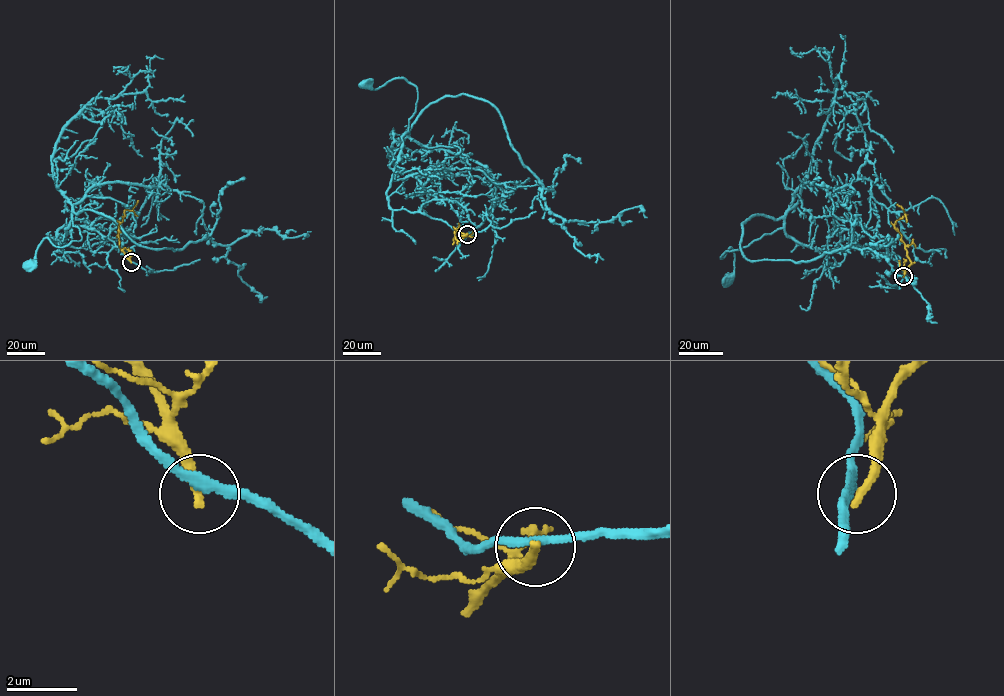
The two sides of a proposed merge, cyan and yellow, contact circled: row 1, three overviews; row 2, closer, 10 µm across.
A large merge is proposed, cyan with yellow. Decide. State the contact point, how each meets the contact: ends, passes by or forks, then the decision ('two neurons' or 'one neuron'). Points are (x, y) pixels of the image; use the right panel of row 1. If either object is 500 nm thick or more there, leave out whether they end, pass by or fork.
place (903, 276); cyan passes by; yellow ends; two neurons

